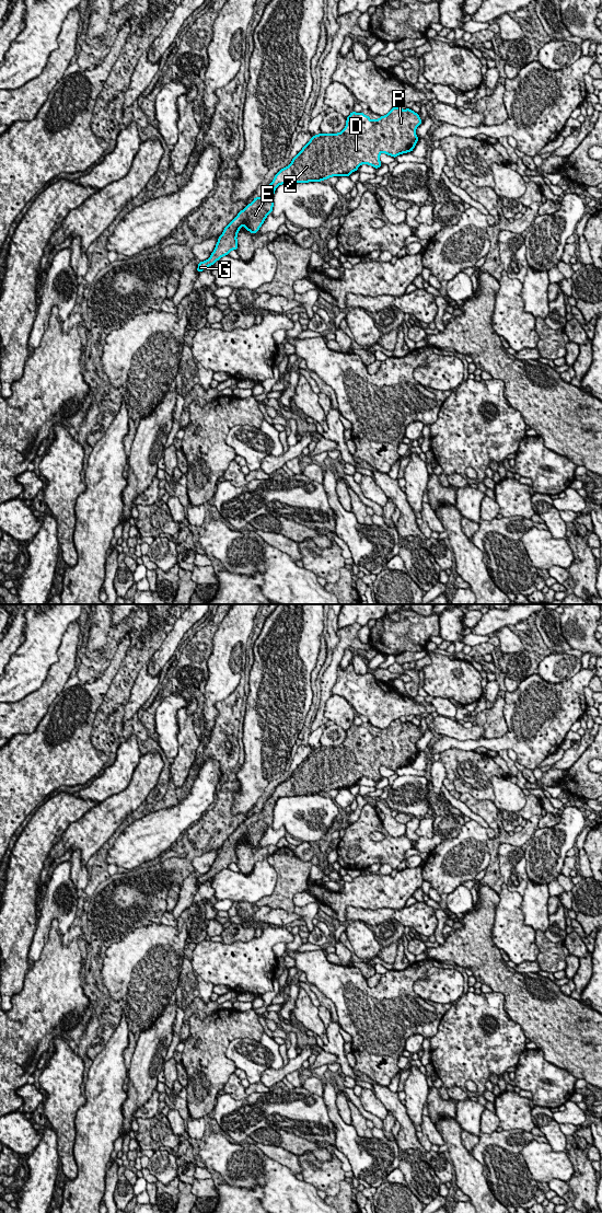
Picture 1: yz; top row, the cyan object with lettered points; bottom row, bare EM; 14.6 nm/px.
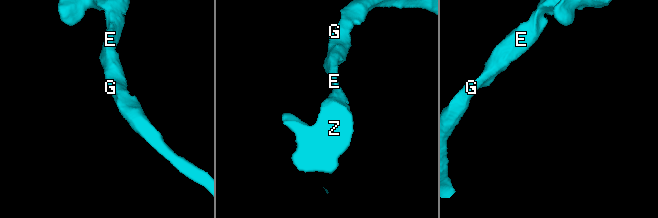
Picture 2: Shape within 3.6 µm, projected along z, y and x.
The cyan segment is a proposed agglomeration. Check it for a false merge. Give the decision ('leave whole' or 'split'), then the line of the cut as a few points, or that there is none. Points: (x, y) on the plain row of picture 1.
leave whole | no cut

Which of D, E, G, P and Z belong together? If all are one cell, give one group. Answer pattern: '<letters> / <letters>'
D E G P Z

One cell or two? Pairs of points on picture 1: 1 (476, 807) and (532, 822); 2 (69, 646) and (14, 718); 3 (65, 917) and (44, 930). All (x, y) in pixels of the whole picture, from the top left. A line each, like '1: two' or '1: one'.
1: two
2: one
3: one

